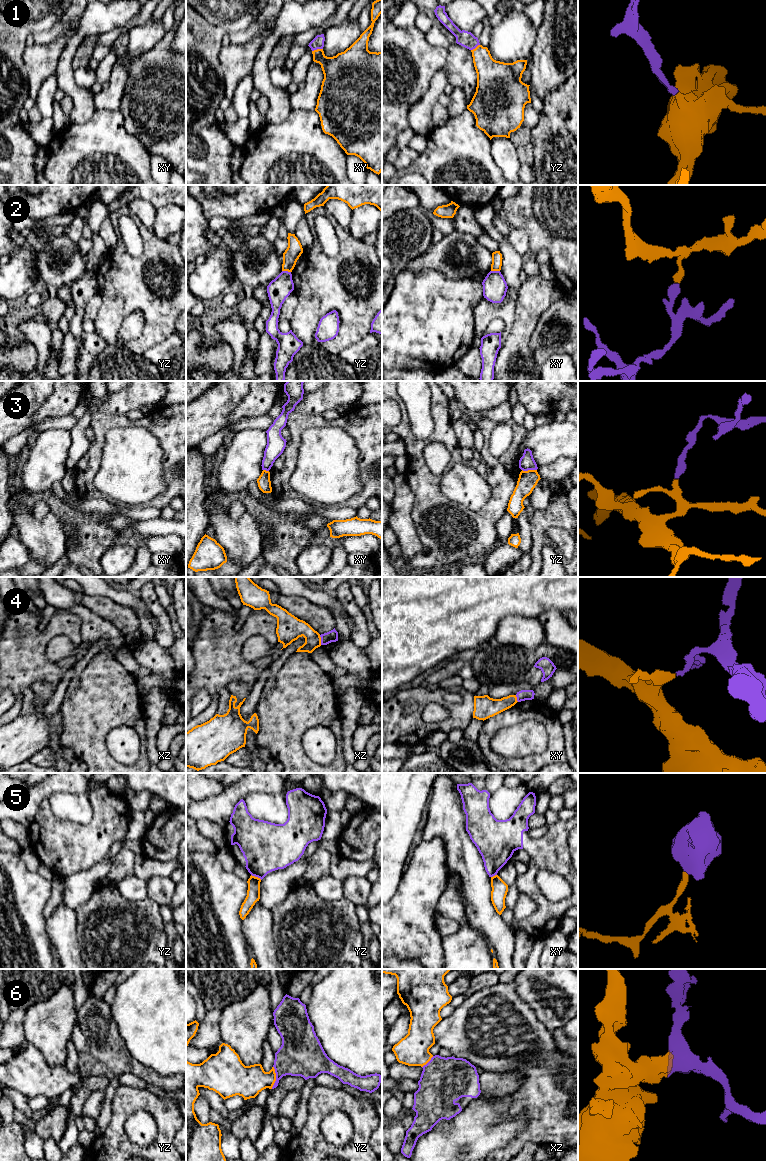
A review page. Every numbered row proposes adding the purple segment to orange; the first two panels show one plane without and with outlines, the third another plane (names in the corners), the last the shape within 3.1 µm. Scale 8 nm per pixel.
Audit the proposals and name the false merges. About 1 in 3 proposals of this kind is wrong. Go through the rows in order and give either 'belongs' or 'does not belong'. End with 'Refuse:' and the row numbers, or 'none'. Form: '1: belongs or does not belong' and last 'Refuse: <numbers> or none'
1: belongs
2: does not belong
3: does not belong
4: does not belong
5: does not belong
6: does not belong
Refuse: 2, 3, 4, 5, 6

